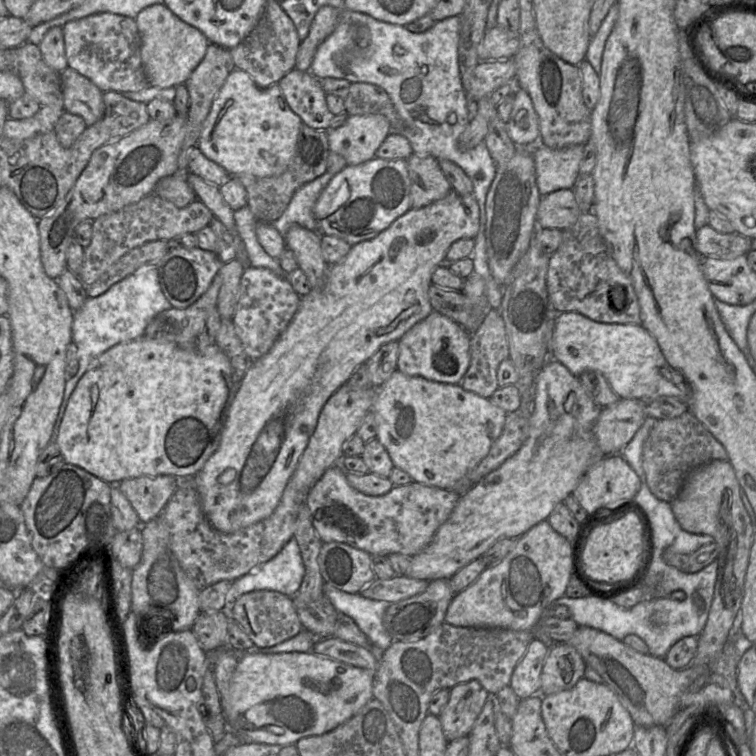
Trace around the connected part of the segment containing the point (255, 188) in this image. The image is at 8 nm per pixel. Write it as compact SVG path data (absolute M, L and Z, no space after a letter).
M302 122L294 156L287 169L278 176L257 177L251 174L239 174L231 177L238 179L245 187L248 207L258 221L272 223L285 211L294 193L304 184L327 172L330 149L327 131L310 128Z

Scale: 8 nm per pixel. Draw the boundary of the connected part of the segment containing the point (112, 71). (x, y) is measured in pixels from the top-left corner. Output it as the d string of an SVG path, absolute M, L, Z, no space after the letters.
M104 12L70 21L62 29L68 67L91 80L102 92L138 92L150 86L141 62L135 19Z

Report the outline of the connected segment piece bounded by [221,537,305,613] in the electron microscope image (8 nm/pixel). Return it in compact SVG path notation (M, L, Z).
M293 537L272 559L232 581L224 610L221 612L229 613L241 595L254 590L272 590L294 597L298 593L304 574L300 547Z

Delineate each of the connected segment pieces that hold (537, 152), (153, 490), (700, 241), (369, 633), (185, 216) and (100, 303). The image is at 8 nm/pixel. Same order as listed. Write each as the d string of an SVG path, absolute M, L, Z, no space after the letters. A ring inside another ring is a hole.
M538 143L532 154L536 167L536 182L542 196L561 189L574 189L580 177L580 163L585 144L552 149Z
M157 475L125 479L118 485L138 514L141 524L146 524L163 511L179 482L180 479L172 475Z
M709 224L696 231L696 249L703 257L733 259L747 255L752 247L751 240L737 232L718 232Z
M327 583L323 593L338 612L354 620L370 641L379 650L388 649L394 640L387 632L383 618L390 603L363 597L360 593L347 593Z
M150 193L138 202L102 215L93 221L90 244L84 248L84 260L79 278L85 286L95 283L117 260L134 248L155 240L171 240L181 234L197 233L209 226L214 215L196 199L183 208Z
M144 265L133 274L112 285L105 293L88 297L83 306L73 313L72 342L77 347L79 369L66 381L63 400L55 424L61 423L68 400L77 383L102 353L120 343L144 336L151 320L160 312L172 308L161 289L156 265Z

